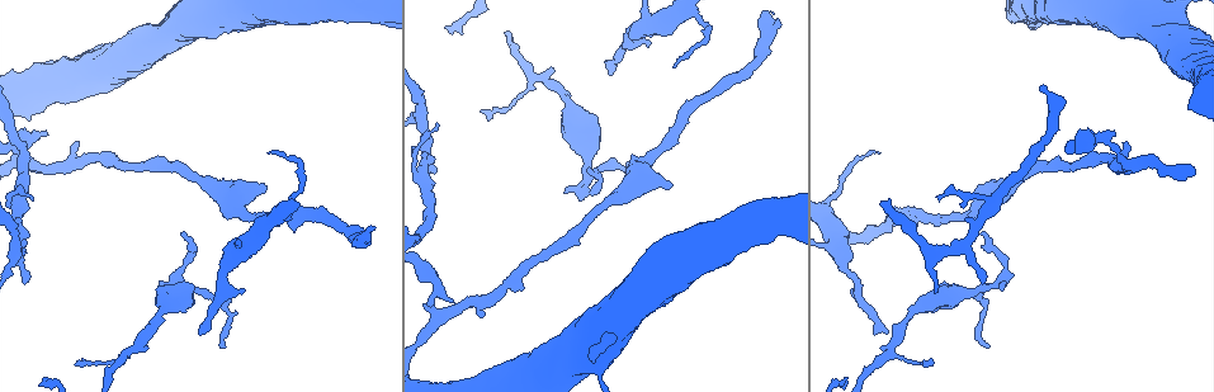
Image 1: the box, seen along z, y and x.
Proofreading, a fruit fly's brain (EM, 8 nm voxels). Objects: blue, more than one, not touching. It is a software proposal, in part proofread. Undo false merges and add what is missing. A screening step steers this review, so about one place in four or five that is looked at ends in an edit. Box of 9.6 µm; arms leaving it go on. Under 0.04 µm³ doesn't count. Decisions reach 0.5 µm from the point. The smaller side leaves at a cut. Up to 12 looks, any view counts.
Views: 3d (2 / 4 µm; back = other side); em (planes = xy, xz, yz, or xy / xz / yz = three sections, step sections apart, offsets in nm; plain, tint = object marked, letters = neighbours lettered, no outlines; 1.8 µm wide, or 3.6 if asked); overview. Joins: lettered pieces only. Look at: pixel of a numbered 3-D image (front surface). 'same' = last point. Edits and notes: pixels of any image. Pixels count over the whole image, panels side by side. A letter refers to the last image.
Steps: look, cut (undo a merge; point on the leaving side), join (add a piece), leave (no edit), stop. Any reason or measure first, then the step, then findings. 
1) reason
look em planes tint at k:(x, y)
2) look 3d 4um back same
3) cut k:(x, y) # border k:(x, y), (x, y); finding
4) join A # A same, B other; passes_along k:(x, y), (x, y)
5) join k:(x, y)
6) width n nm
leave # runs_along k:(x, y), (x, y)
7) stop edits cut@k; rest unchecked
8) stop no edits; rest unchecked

thick turns thin
look 3d 2um at 1:(836, 248)

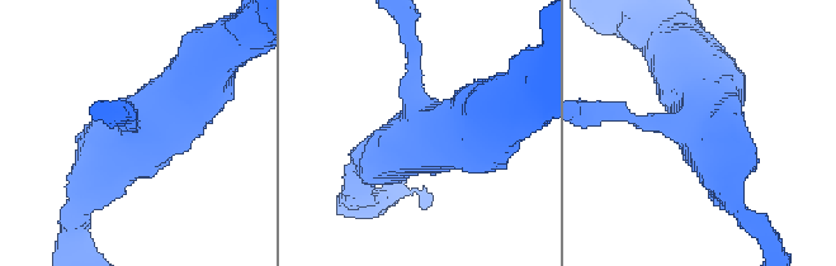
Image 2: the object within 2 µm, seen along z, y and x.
need the tissue
look em 3.6um planes letters at 2:(429, 131)

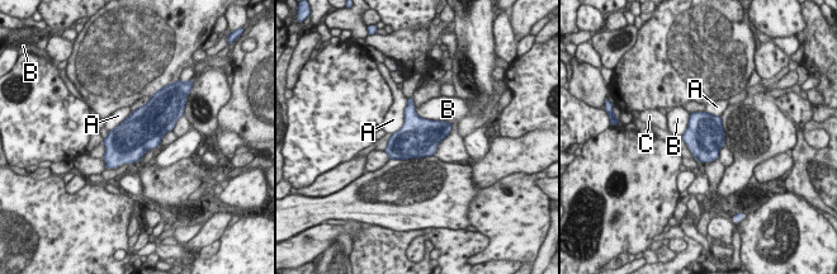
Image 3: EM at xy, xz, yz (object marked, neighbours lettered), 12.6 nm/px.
leave # A other, B other, C other; border 3:(414, 109), (421, 117), (450, 122); continuous, no second neuron

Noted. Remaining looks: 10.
look 3d 4um at 1:(884, 330)

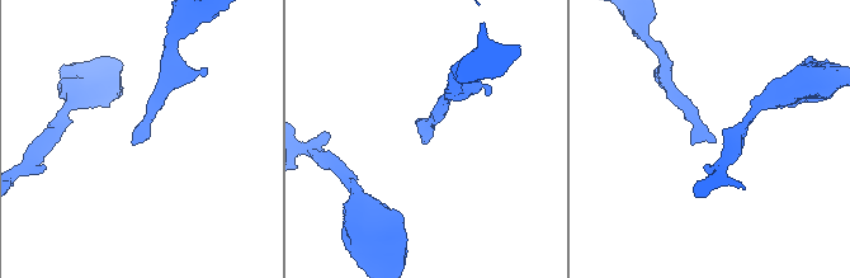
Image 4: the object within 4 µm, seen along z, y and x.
look em planes letters at 4:(424, 141)

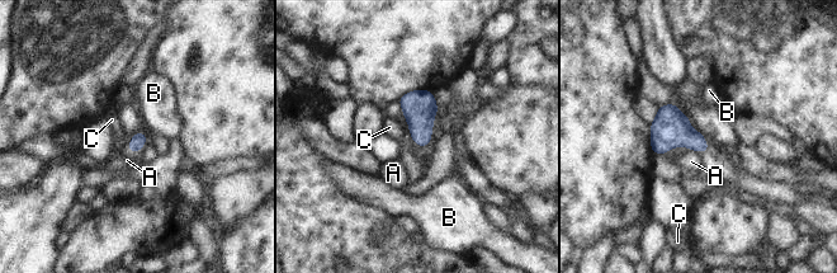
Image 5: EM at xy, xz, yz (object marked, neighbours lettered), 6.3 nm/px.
longest_contact A 120 nm
leave # A other, B other, C other; border 5:(689, 149), (707, 151); none of them fits

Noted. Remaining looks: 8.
branch stops here
look 3d 2um at 1:(672, 184)

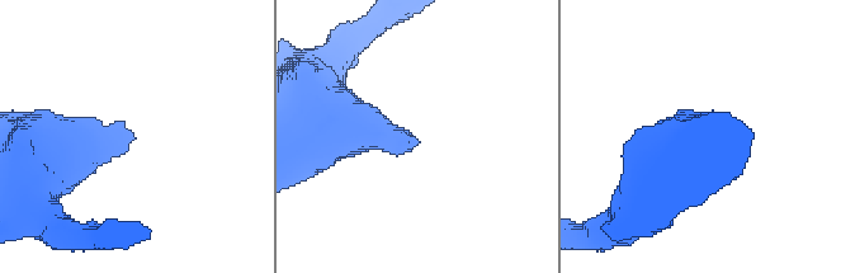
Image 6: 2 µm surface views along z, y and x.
look em planes letters at 6:(414, 142)

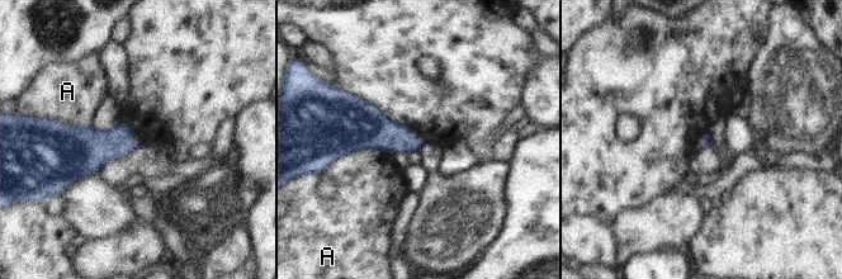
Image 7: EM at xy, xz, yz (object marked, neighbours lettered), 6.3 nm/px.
longest_contact A 380 nm
leave # A other; border 7:(391, 152), (362, 147), (332, 160); no lettered piece goes on from it

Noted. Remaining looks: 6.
look em planes letters at 1:(430, 172)

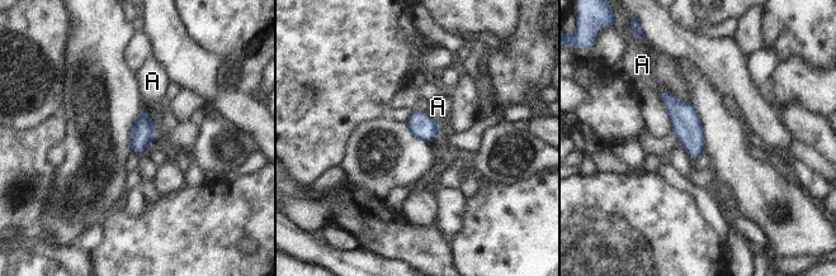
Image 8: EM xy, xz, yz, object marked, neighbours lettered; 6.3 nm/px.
longest_contact A 220 nm
leave # A other; none of them fits

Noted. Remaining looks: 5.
tapers out
look em yz step 16 letters at 1:(939, 199)

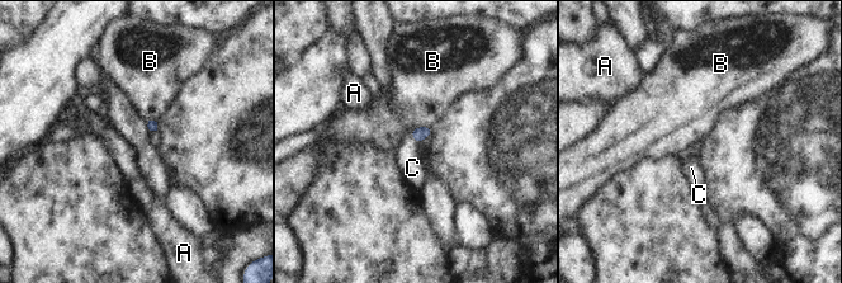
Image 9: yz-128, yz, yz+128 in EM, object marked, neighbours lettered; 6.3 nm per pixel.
join C # A other, B other, C same; passes_along 9:(419, 133), (414, 137), (412, 168); the neuron continues

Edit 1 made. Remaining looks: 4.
stop edits join@9; rest unchecked

